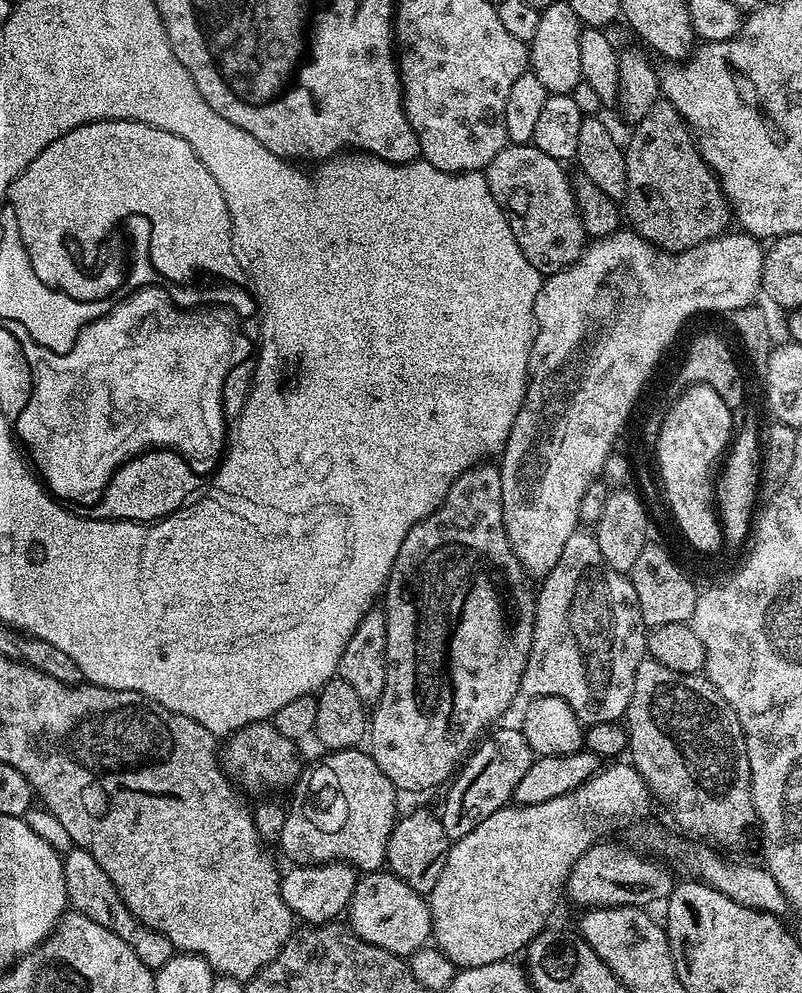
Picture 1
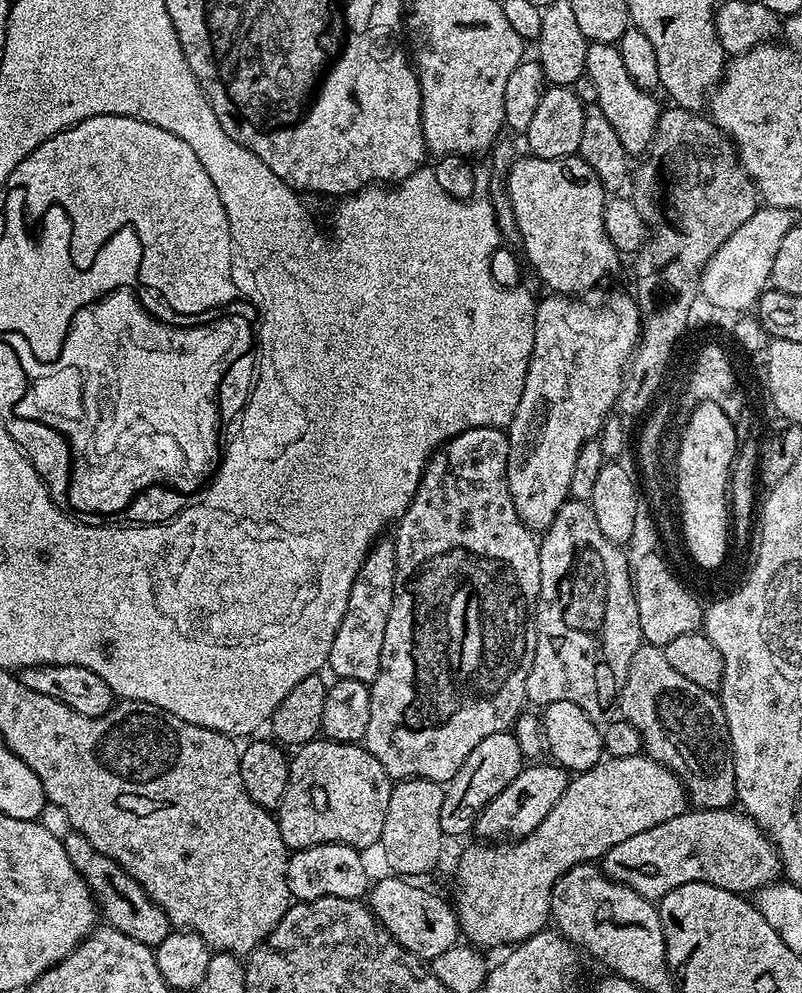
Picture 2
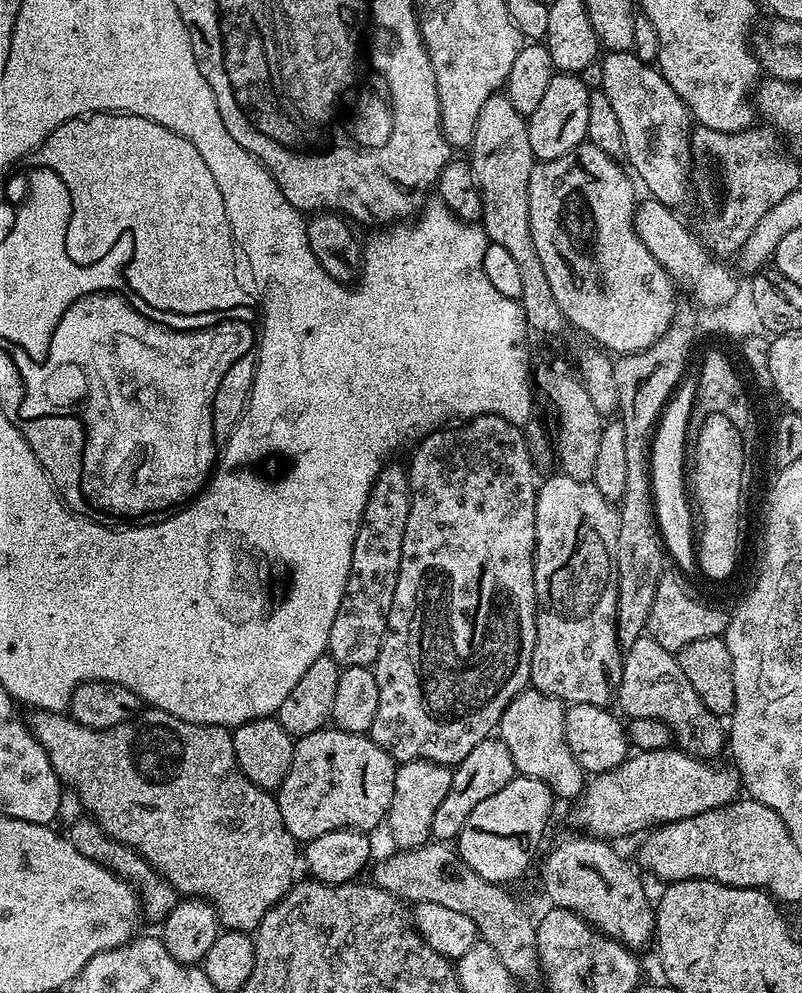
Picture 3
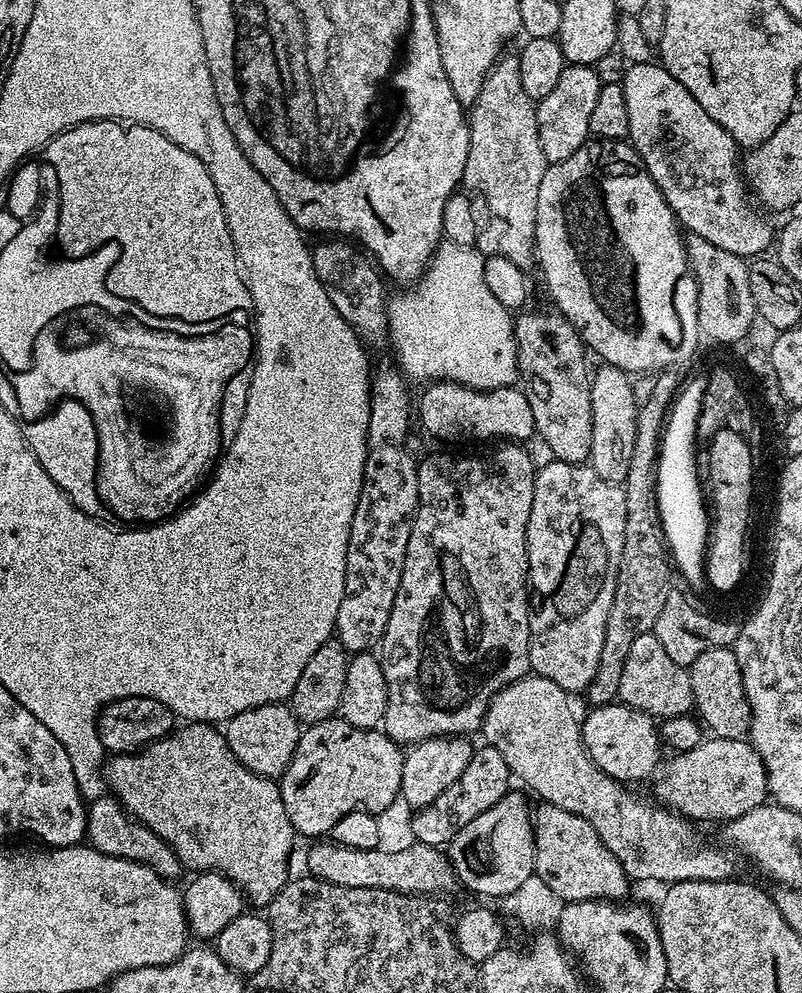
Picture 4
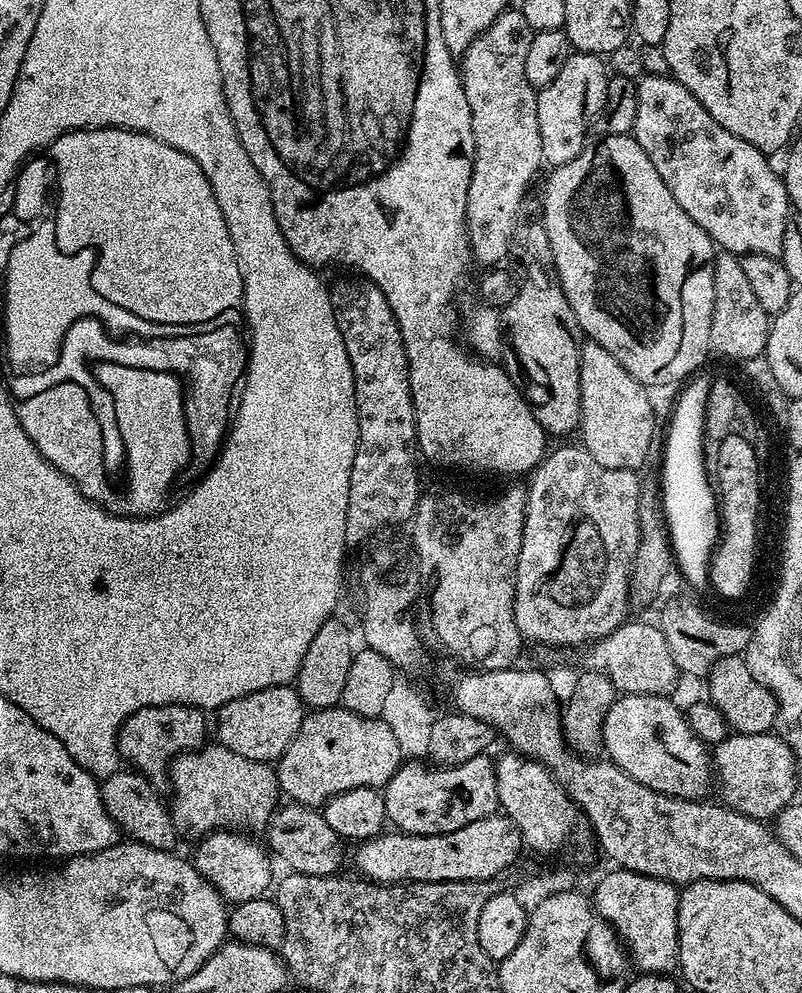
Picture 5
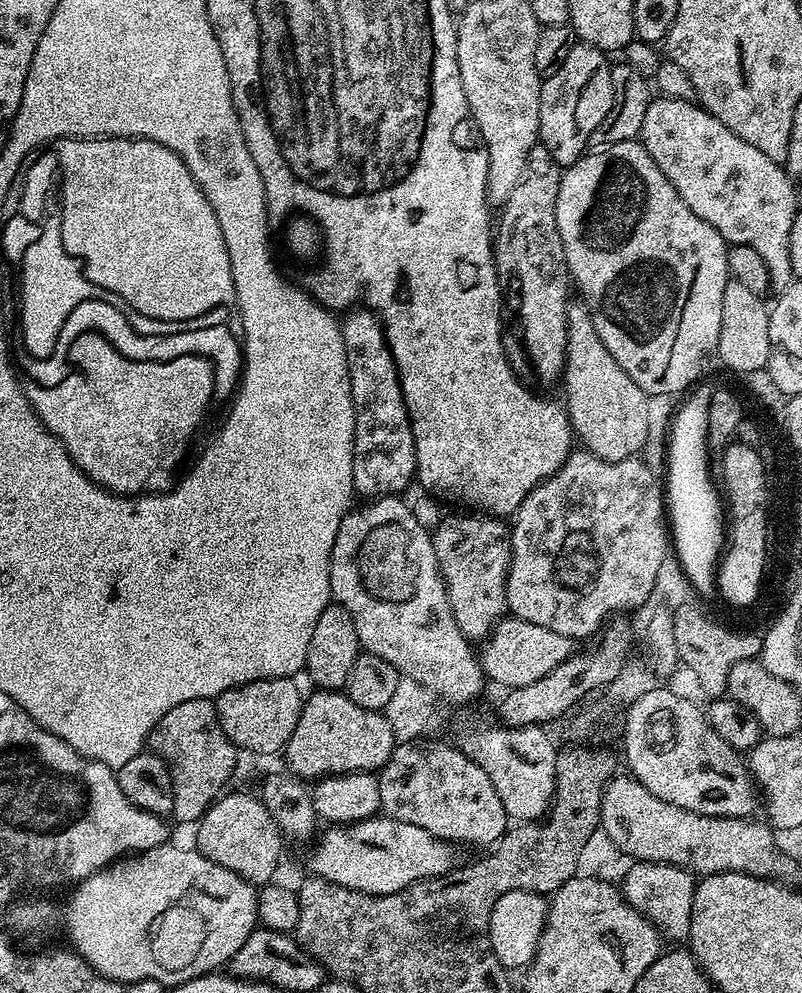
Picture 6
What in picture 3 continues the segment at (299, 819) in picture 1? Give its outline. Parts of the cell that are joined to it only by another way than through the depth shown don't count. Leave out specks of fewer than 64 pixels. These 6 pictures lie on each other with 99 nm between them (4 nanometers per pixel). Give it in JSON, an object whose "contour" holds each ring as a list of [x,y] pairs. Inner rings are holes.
{"contour":[[[325,726],[297,739],[292,746],[290,770],[275,793],[286,830],[297,842],[345,830],[371,833],[371,828],[385,823],[394,798],[397,767],[397,761],[368,734]]]}

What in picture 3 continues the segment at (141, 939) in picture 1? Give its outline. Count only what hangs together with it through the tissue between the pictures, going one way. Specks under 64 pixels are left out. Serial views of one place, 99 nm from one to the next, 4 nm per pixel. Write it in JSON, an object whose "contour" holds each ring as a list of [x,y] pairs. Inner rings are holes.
{"contour":[[[83,818],[84,820],[76,820],[66,829],[66,835],[70,843],[74,846],[74,850],[78,850],[78,854],[86,854],[86,858],[90,858],[94,862],[101,864],[103,868],[108,868],[113,875],[132,888],[138,901],[138,912],[141,917],[144,916],[150,923],[156,926],[163,925],[164,919],[170,914],[170,910],[174,910],[174,906],[178,902],[178,893],[175,888],[171,888],[158,873],[138,855],[135,848],[127,848],[122,842],[118,842],[114,838],[110,838],[91,818]]]}

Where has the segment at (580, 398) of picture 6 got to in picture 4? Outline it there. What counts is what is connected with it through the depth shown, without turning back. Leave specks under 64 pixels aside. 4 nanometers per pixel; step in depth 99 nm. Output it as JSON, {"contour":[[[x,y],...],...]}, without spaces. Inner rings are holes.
{"contour":[[[601,363],[600,369],[591,373],[592,389],[590,402],[594,414],[594,434],[590,438],[590,454],[587,463],[602,478],[611,484],[623,485],[630,470],[630,458],[634,454],[634,434],[636,433],[637,393],[632,393],[629,373],[613,364]]]}

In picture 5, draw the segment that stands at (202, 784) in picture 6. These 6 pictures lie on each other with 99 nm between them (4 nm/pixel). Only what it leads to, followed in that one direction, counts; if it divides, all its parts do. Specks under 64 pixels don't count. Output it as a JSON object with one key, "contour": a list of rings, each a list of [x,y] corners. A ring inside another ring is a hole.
{"contour":[[[152,704],[149,708],[143,708],[137,712],[133,712],[130,718],[126,718],[126,722],[120,727],[120,754],[125,761],[128,760],[133,769],[139,770],[143,775],[152,781],[153,785],[167,785],[170,780],[170,765],[173,760],[182,752],[190,752],[199,749],[205,743],[206,737],[209,735],[210,724],[204,721],[205,713],[199,708],[191,708],[185,704]]]}

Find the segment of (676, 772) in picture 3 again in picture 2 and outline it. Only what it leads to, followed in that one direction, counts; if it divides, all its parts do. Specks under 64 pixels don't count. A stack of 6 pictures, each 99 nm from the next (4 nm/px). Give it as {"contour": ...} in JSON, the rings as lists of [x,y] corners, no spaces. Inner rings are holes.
{"contour":[[[647,754],[630,758],[608,756],[601,758],[590,770],[575,773],[569,779],[562,798],[554,802],[554,810],[542,818],[533,832],[511,842],[476,842],[480,844],[470,845],[461,854],[456,864],[454,907],[463,939],[481,950],[489,950],[503,944],[515,946],[545,931],[547,924],[544,923],[549,923],[552,915],[552,891],[566,870],[575,864],[599,861],[611,848],[618,846],[618,842],[626,842],[626,838],[634,838],[634,834],[642,834],[642,830],[670,822],[670,818],[678,818],[678,814],[689,811],[689,808],[684,783]]]}

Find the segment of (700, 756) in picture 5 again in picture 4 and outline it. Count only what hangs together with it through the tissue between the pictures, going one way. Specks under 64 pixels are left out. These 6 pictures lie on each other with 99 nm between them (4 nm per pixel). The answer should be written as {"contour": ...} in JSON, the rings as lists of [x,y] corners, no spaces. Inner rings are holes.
{"contour":[[[619,702],[602,704],[593,707],[591,711],[588,717],[583,717],[580,738],[594,766],[598,766],[598,770],[602,770],[610,778],[621,782],[647,781],[657,771],[662,760],[662,741],[657,721],[629,704]]]}

